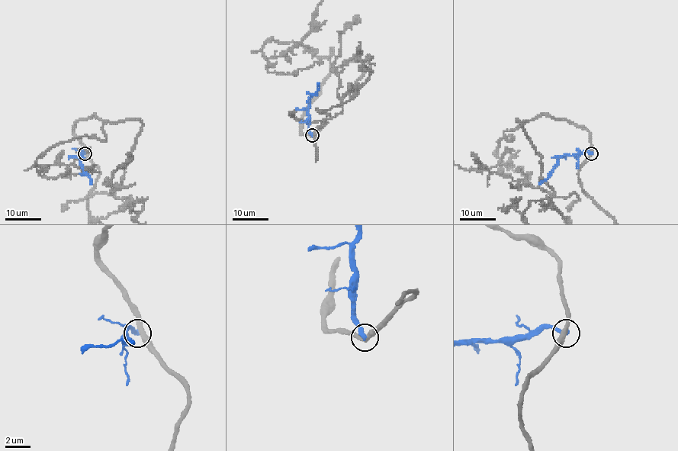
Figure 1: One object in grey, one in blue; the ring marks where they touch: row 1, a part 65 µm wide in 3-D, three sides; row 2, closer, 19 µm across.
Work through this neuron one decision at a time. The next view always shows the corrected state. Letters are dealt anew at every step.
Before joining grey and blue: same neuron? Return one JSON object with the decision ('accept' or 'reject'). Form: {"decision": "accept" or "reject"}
{"decision": "reject"}

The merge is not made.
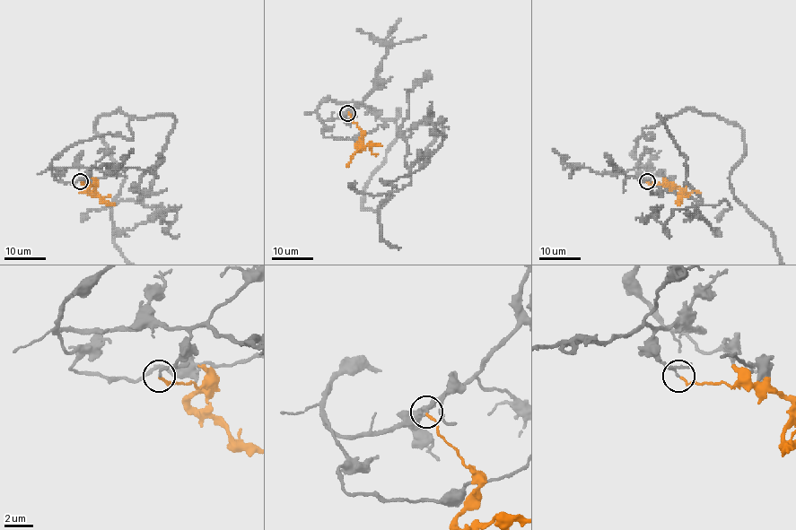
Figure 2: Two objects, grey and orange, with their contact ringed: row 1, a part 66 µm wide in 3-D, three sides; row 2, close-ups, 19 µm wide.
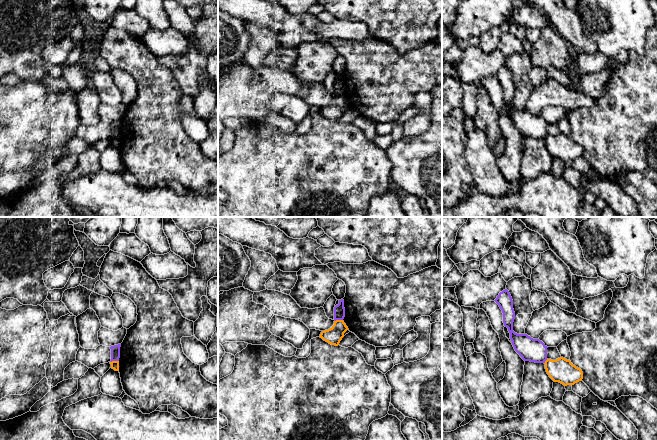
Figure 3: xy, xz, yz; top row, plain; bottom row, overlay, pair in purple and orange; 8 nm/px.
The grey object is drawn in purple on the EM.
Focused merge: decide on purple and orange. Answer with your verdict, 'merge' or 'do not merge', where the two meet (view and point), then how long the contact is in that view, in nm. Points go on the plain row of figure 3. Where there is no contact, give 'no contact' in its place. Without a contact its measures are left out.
do not merge; contact xy (114, 136); length 70 nm

